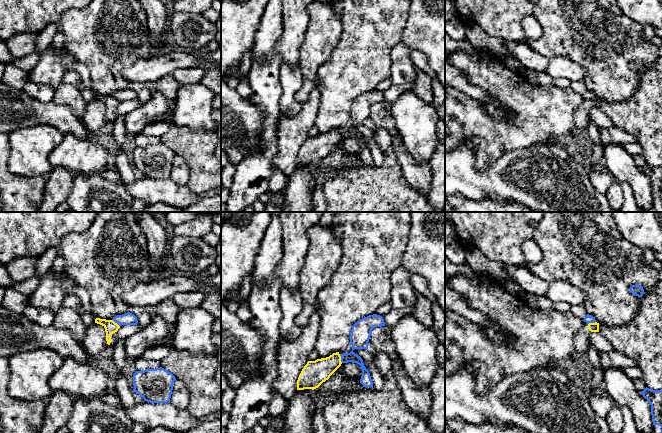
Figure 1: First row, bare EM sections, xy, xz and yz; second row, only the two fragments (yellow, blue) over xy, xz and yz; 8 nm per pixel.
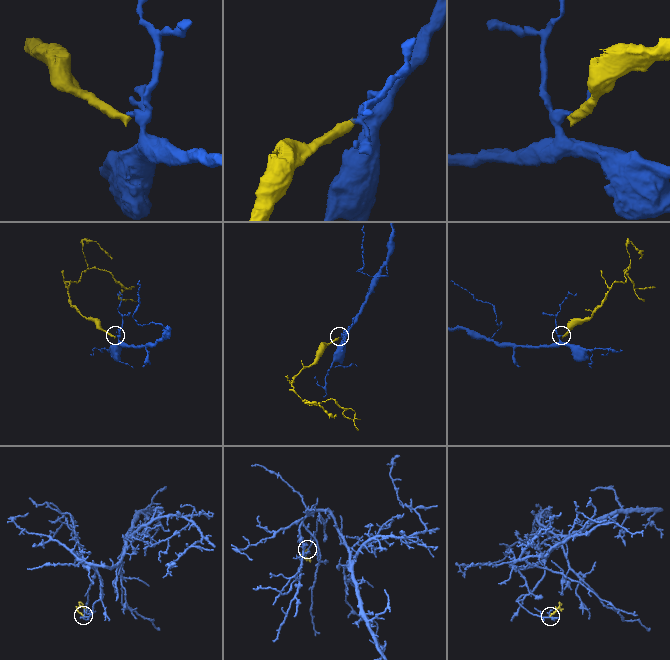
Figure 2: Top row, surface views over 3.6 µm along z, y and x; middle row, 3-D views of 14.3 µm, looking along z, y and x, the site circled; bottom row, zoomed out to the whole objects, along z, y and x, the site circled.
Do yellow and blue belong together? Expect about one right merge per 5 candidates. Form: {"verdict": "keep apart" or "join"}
{"verdict": "keep apart"}

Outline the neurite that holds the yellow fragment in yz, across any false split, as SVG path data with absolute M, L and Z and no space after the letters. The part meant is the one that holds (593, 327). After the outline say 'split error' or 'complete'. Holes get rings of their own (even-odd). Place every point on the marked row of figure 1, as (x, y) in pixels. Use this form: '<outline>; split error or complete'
M584 322L575 336L575 351L571 358L587 352L588 344L591 342L590 334L592 332L599 332L599 323L595 322L588 324Z; split error

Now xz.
M349 343L347 347L329 357L308 361L298 377L297 390L318 388L341 366L341 356L351 351L352 345Z; split error

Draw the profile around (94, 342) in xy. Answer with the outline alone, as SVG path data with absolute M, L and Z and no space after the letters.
M94 323L87 327L81 345L89 356L97 356L105 347L108 346L104 326Z

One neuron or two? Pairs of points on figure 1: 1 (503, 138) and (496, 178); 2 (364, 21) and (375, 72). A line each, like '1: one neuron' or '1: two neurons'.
1: two neurons
2: one neuron

